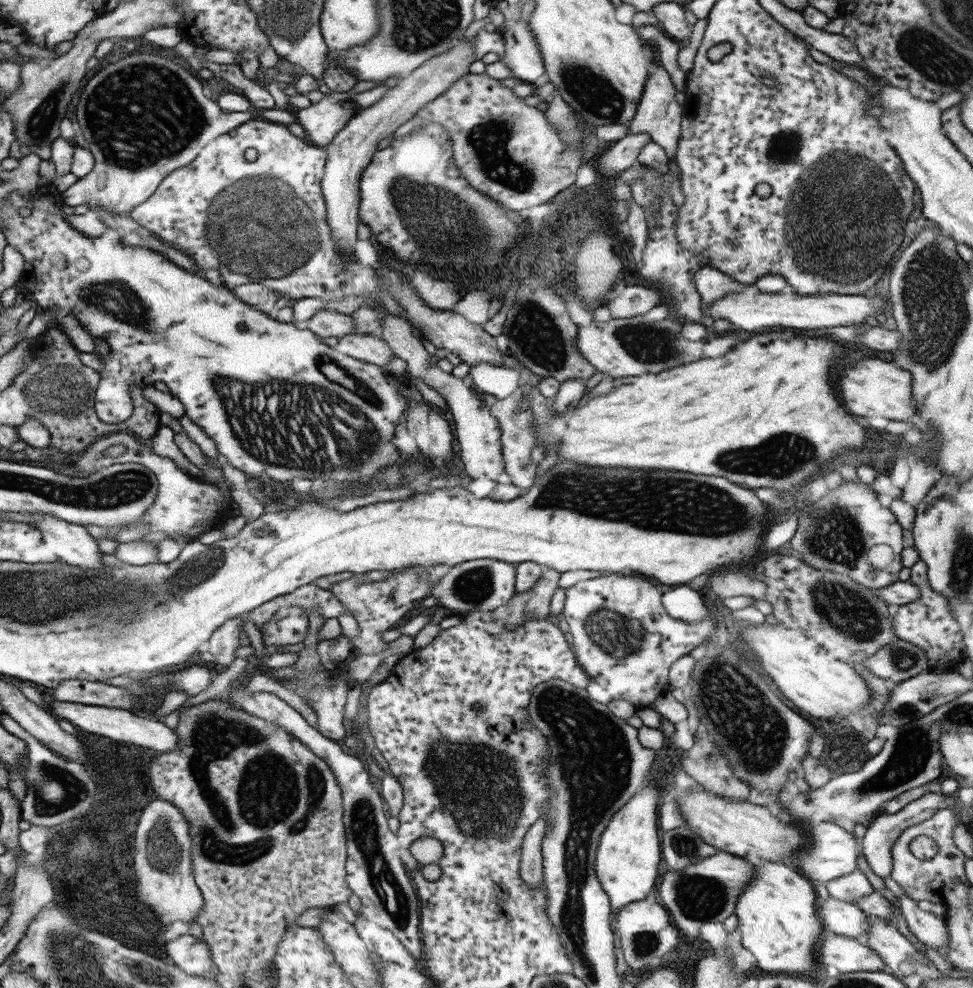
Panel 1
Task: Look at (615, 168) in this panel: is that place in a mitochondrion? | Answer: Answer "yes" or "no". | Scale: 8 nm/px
no

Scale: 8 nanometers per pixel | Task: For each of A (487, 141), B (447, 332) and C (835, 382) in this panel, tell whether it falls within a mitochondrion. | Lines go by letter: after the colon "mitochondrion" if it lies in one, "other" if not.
A: mitochondrion
B: other
C: other

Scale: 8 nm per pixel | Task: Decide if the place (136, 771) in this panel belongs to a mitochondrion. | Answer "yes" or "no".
no

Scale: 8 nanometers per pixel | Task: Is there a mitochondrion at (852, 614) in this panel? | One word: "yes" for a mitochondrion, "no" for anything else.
yes

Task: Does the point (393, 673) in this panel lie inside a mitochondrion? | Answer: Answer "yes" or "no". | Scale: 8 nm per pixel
no

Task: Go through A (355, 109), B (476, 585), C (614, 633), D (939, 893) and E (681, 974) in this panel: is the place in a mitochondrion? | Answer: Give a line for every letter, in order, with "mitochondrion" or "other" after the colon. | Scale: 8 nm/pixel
A: other
B: mitochondrion
C: mitochondrion
D: other
E: other

